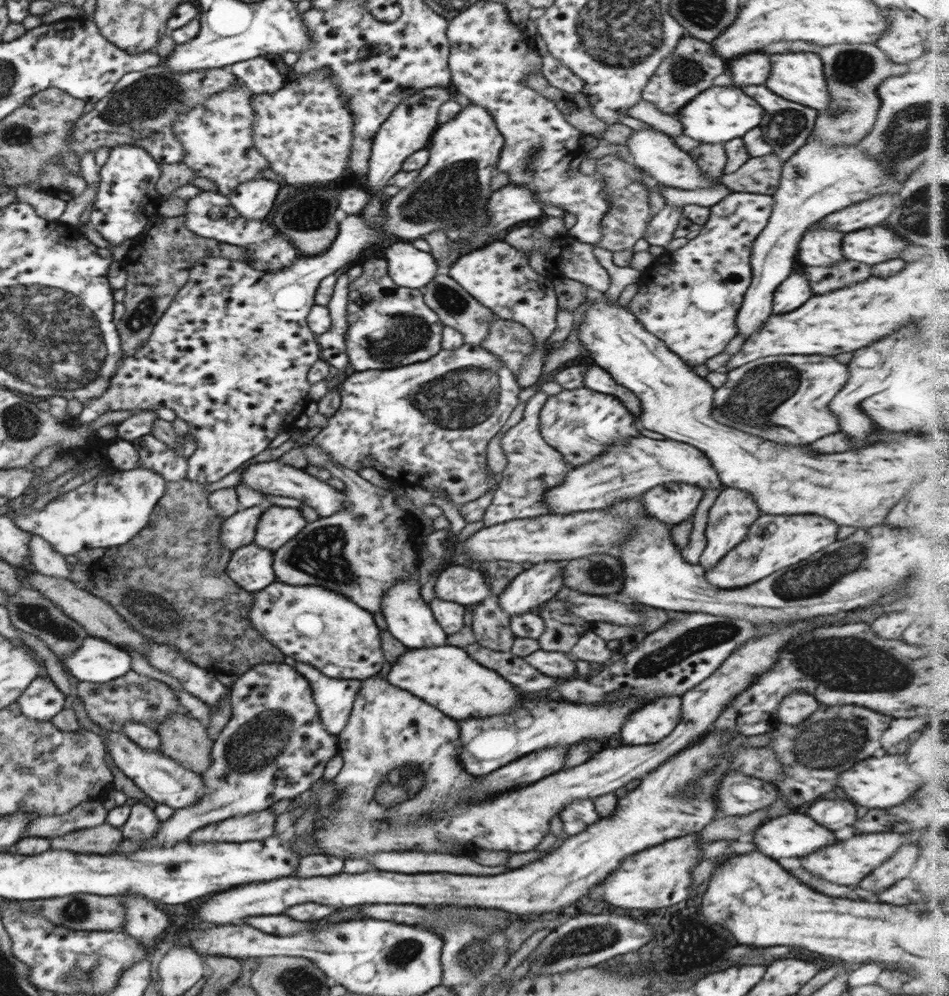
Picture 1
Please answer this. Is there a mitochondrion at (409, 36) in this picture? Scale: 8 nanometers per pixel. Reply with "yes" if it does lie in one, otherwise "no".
no

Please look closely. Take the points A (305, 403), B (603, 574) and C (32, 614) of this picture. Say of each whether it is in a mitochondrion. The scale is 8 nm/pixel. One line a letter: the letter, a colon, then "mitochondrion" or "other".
A: other
B: mitochondrion
C: mitochondrion

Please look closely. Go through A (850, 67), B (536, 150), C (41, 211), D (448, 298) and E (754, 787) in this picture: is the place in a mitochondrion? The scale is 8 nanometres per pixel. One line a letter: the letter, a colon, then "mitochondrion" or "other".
A: mitochondrion
B: mitochondrion
C: other
D: mitochondrion
E: other

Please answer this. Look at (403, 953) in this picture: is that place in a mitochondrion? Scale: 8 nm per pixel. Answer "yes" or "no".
yes

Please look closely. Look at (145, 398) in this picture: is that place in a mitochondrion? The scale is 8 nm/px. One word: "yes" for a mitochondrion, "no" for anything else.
no

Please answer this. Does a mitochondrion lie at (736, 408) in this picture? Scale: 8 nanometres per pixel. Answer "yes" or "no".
yes

